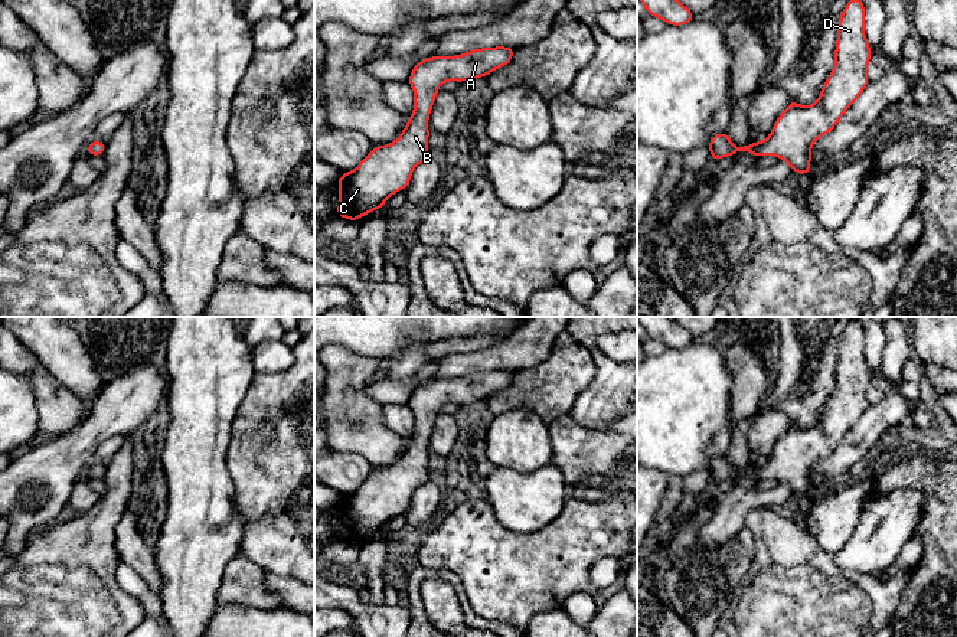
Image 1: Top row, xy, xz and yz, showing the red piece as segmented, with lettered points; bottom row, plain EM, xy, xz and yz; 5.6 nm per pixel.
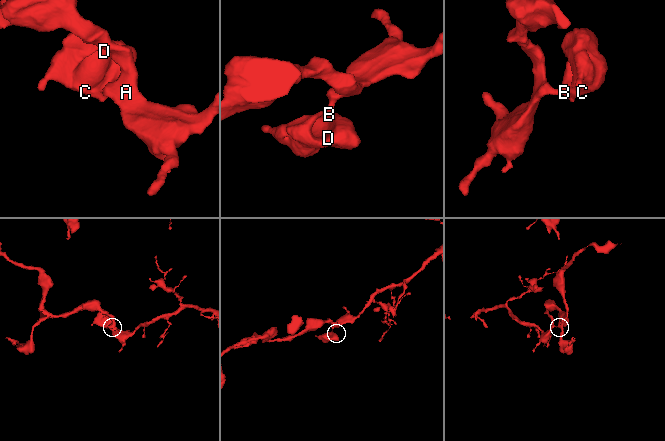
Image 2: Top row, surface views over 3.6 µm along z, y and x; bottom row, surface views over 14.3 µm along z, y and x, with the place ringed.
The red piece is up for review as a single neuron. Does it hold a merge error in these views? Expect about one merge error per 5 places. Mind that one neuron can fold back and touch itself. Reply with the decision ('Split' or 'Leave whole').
Leave whole

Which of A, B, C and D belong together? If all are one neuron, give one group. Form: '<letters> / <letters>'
A B C D

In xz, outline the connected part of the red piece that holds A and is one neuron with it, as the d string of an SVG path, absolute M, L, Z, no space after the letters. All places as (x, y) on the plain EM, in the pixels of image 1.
M507 369L480 370L455 379L429 379L415 386L408 401L408 406L414 412L414 434L405 451L395 464L375 468L356 491L340 497L337 503L340 523L336 540L346 540L359 546L362 538L383 532L383 526L393 516L408 510L414 491L428 481L428 441L440 408L448 404L464 405L487 399L494 392L510 386L515 372Z

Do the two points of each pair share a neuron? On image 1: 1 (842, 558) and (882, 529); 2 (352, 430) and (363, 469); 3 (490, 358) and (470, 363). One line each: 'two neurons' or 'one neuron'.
1: one neuron
2: two neurons
3: one neuron

